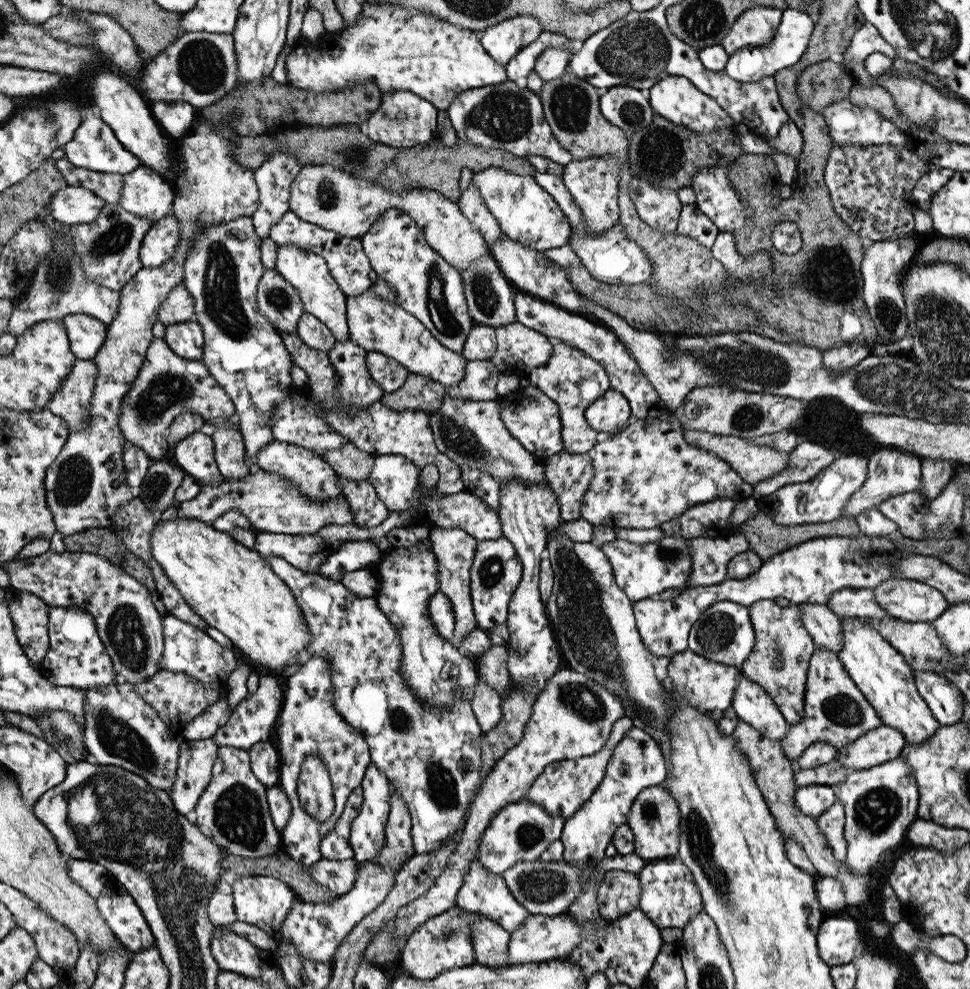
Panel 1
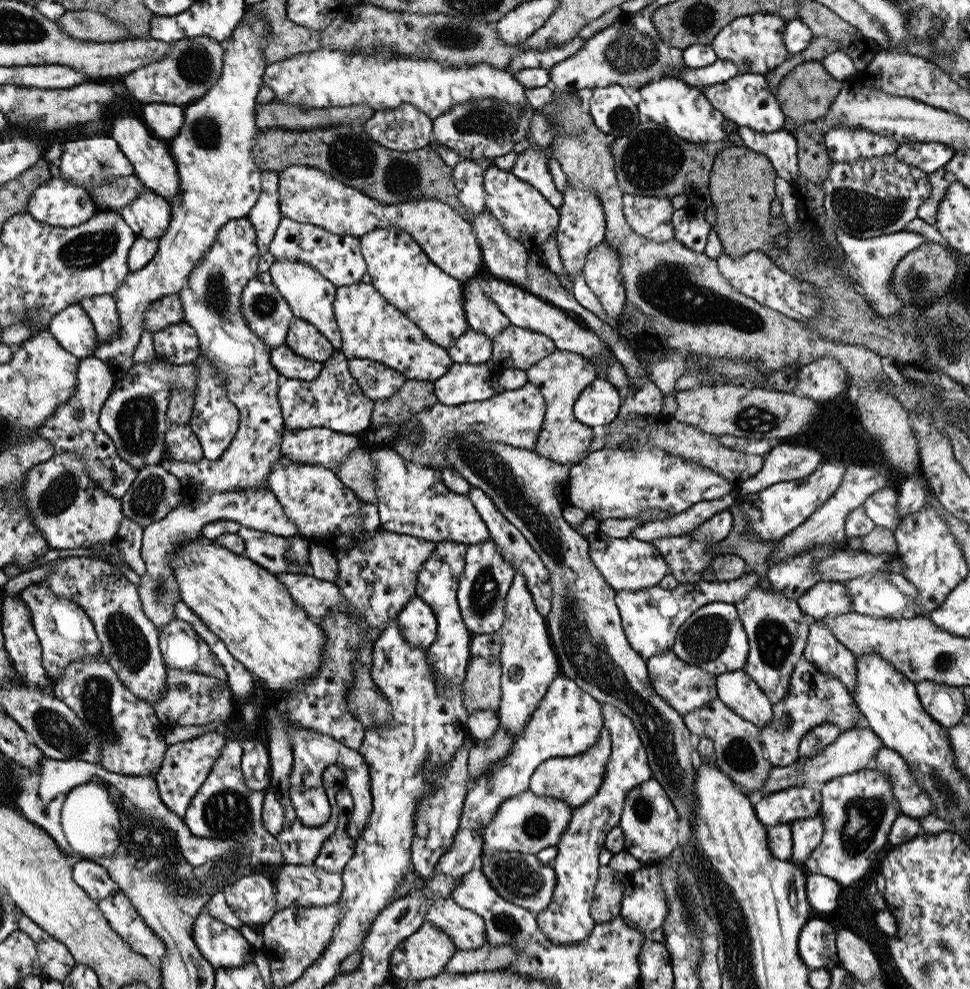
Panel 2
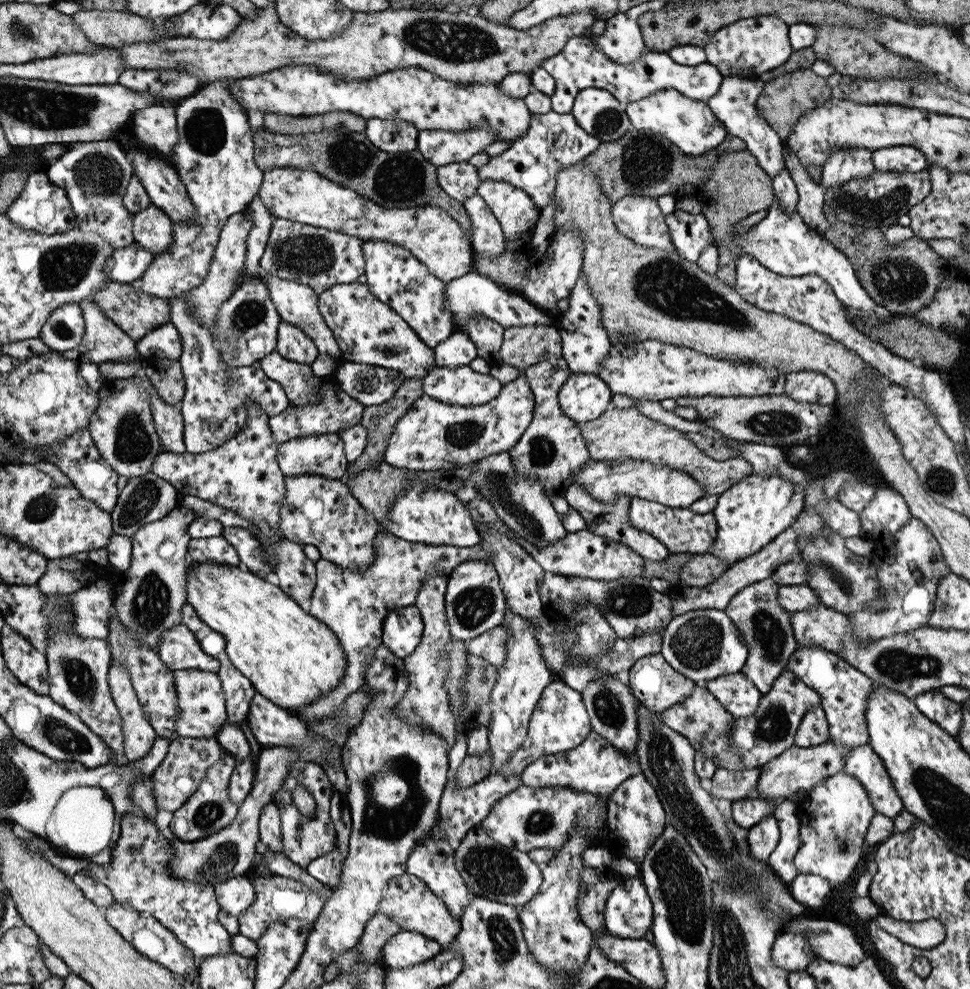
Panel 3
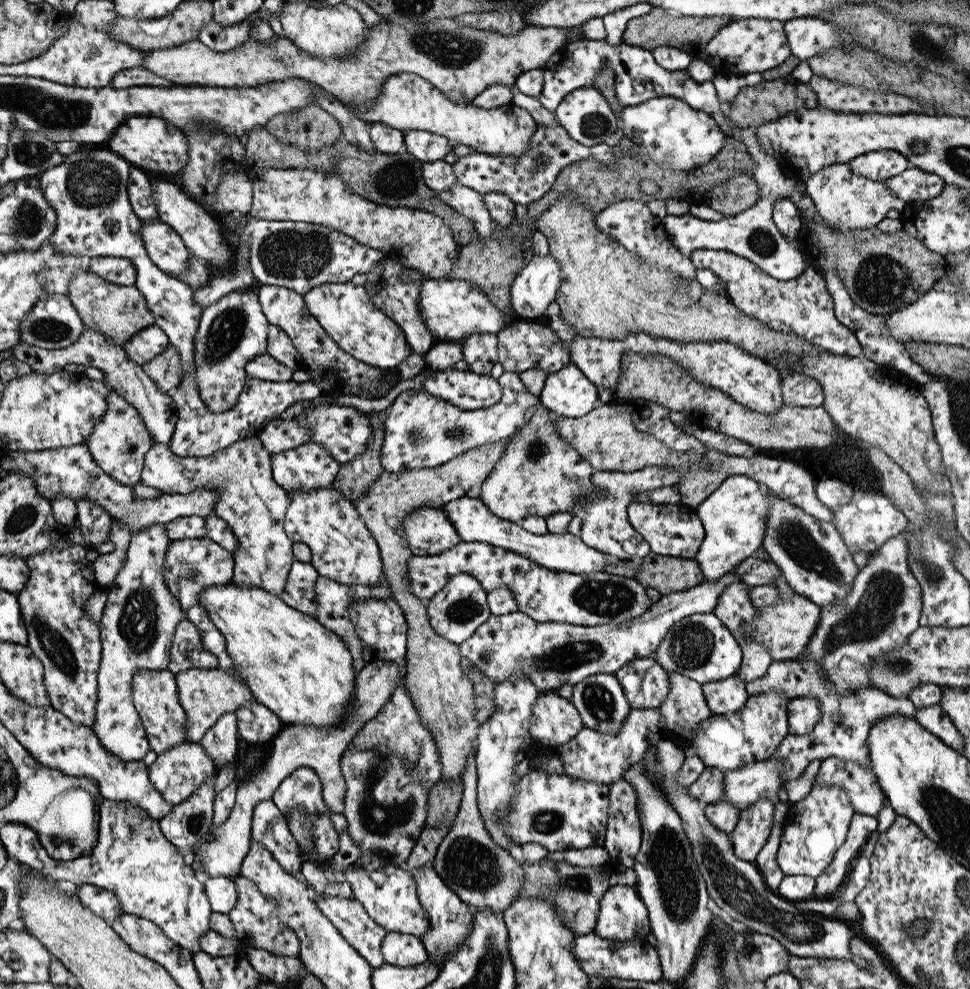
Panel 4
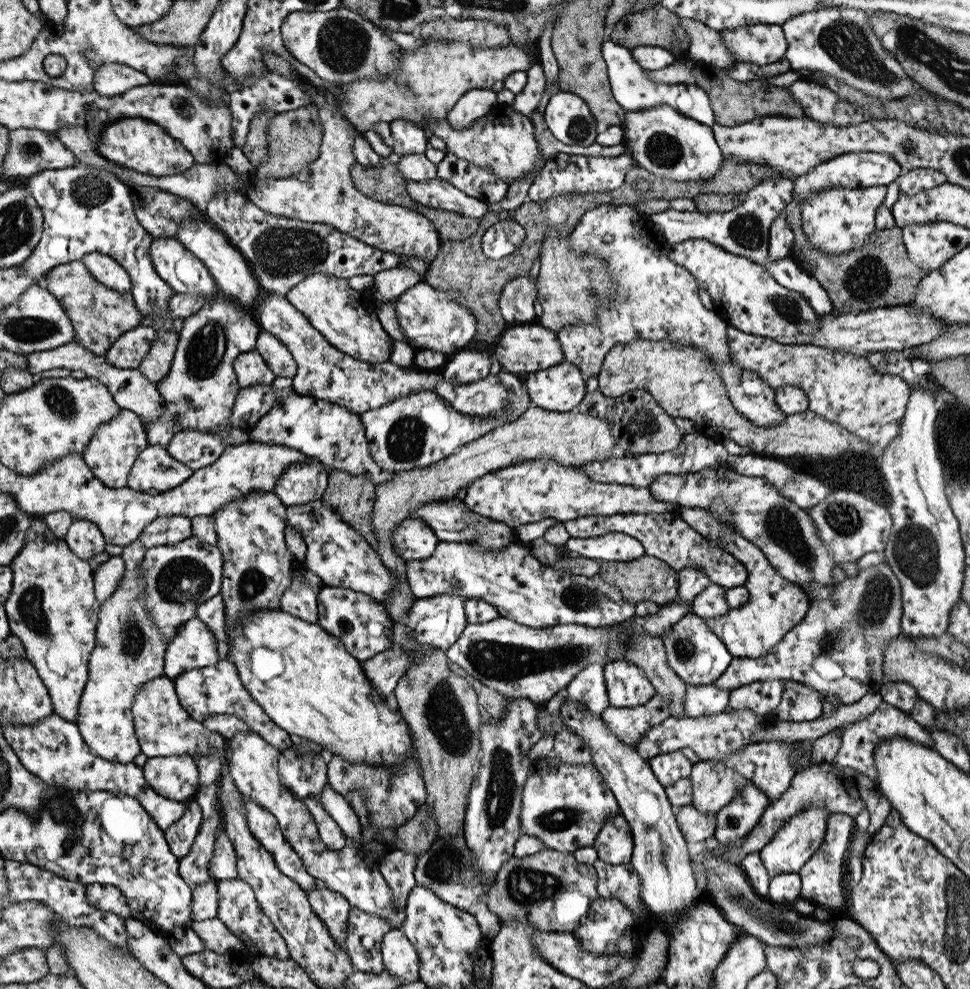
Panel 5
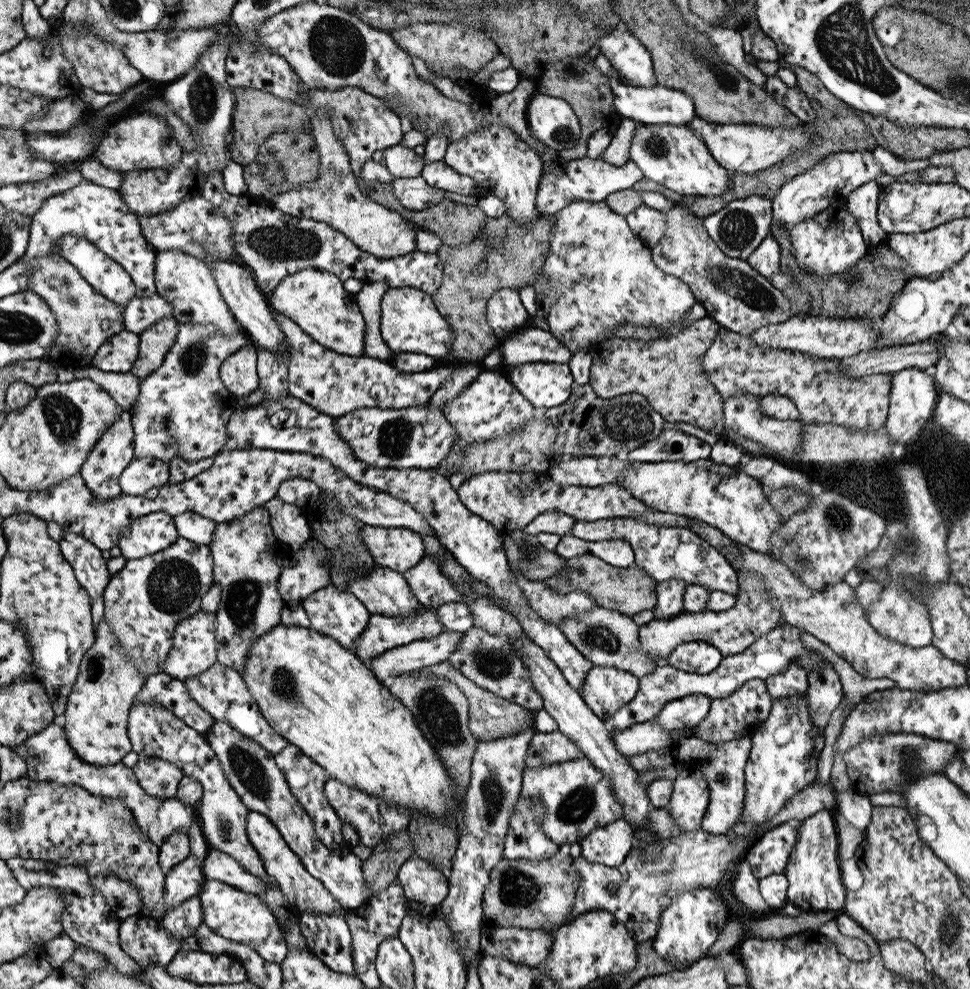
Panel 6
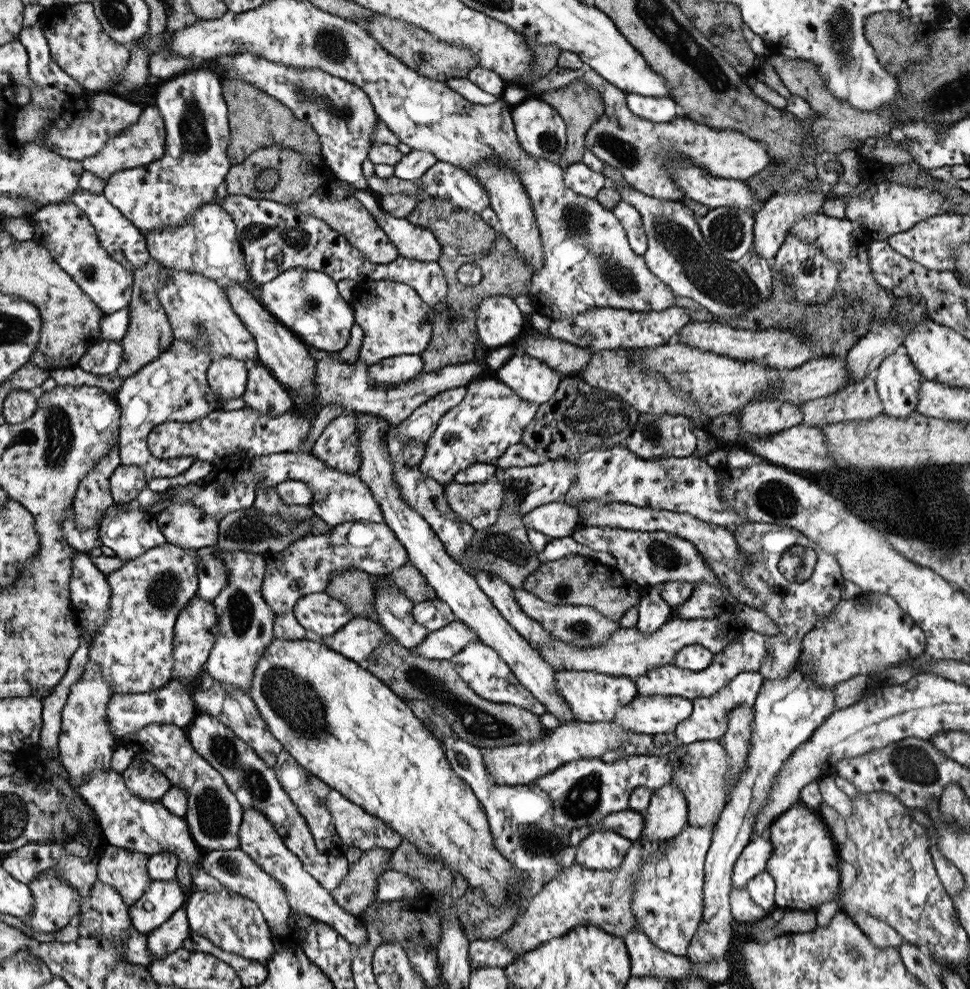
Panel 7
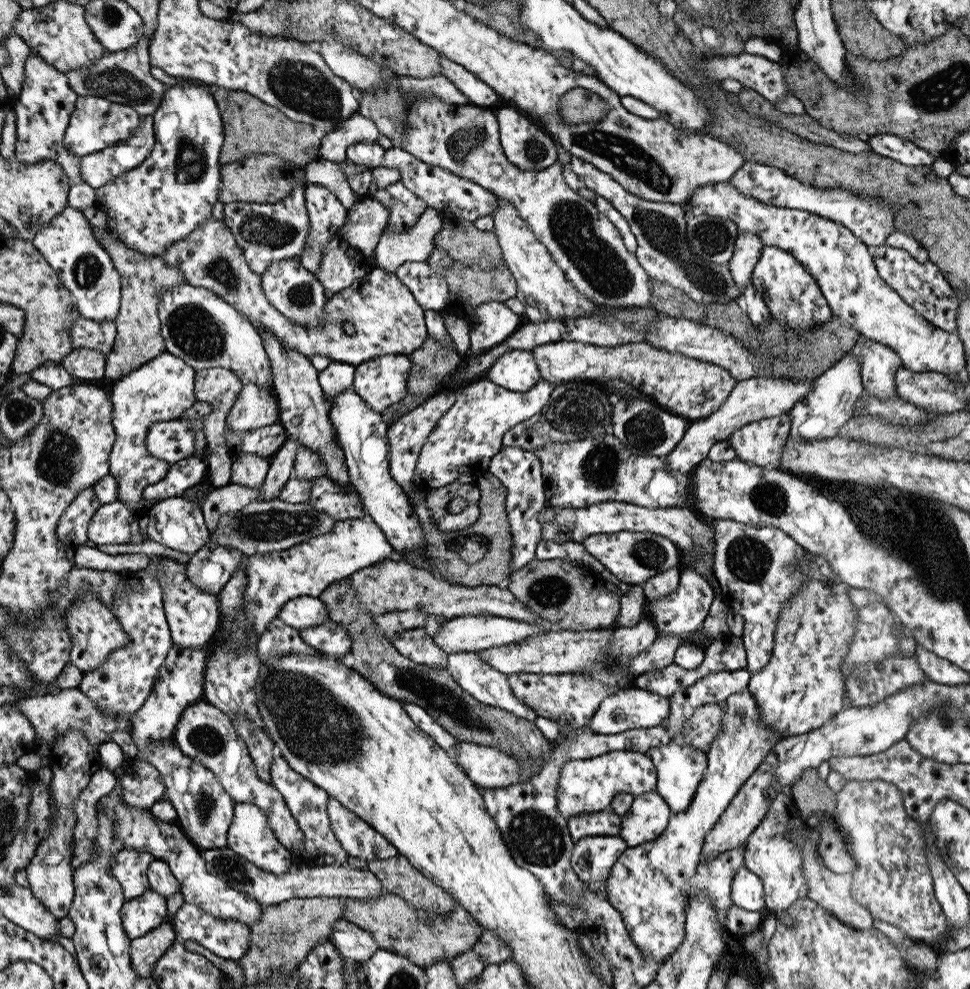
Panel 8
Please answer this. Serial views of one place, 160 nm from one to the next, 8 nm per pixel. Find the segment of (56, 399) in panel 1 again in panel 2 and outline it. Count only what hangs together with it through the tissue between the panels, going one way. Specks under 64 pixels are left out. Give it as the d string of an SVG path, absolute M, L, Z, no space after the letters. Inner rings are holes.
M95 356L80 360L77 370L78 385L74 397L61 406L55 414L41 426L39 434L49 438L53 443L55 454L61 452L77 452L86 465L86 475L103 488L114 498L121 498L130 488L132 481L138 475L138 469L124 463L116 452L112 439L99 425L99 412L108 397L108 394L117 387L109 366Z

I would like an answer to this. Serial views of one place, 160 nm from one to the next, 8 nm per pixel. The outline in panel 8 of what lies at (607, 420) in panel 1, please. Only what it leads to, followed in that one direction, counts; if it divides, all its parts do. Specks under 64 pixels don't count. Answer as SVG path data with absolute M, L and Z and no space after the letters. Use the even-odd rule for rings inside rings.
M509 350L499 356L484 373L483 378L510 390L525 392L542 379L532 351Z

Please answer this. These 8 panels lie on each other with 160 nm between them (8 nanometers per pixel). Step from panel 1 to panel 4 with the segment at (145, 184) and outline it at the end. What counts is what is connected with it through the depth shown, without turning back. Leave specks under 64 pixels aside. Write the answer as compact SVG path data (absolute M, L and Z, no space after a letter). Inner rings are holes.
M160 218L143 223L141 234L149 258L171 277L185 272L190 266L190 251L174 228L162 223Z

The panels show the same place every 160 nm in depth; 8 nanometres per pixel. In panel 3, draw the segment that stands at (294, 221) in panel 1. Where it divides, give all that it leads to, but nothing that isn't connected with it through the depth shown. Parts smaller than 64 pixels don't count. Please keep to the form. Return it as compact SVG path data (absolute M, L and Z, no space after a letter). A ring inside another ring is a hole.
M278 218L274 219L274 226L270 228L268 244L259 266L262 272L297 280L312 286L320 294L334 285L356 282L359 276L365 274L364 240L325 227Z

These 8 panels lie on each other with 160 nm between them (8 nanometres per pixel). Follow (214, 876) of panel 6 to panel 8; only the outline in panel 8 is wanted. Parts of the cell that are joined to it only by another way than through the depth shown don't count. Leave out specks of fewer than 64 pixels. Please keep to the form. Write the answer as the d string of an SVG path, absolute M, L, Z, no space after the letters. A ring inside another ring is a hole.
M222 847L219 849L202 850L201 857L205 860L206 870L224 880L234 890L246 893L250 898L262 908L277 905L278 903L296 898L323 898L343 897L361 899L374 898L382 893L388 893L387 888L383 888L381 880L366 869L366 862L349 856L346 858L346 865L312 865L301 866L292 864L289 871L282 874L274 874L270 871L262 870L261 867L254 866L253 862L239 855L237 851Z

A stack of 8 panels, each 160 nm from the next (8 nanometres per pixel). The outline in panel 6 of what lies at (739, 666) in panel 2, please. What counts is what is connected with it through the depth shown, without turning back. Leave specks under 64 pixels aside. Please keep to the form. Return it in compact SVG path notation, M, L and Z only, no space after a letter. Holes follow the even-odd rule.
M681 642L668 657L666 664L690 674L710 674L719 668L722 653L708 642Z

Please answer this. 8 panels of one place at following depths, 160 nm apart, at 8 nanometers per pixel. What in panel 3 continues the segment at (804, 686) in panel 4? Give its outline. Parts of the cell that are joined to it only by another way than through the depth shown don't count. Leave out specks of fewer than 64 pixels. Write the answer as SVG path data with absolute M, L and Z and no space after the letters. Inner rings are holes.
M821 646L796 649L790 655L786 671L794 673L798 681L804 682L804 685L822 697L821 709L824 710L828 721L830 743L844 743L852 749L869 743L865 714L868 697L874 689L874 682L870 681L870 678L856 670L842 655L838 657L837 653Z

